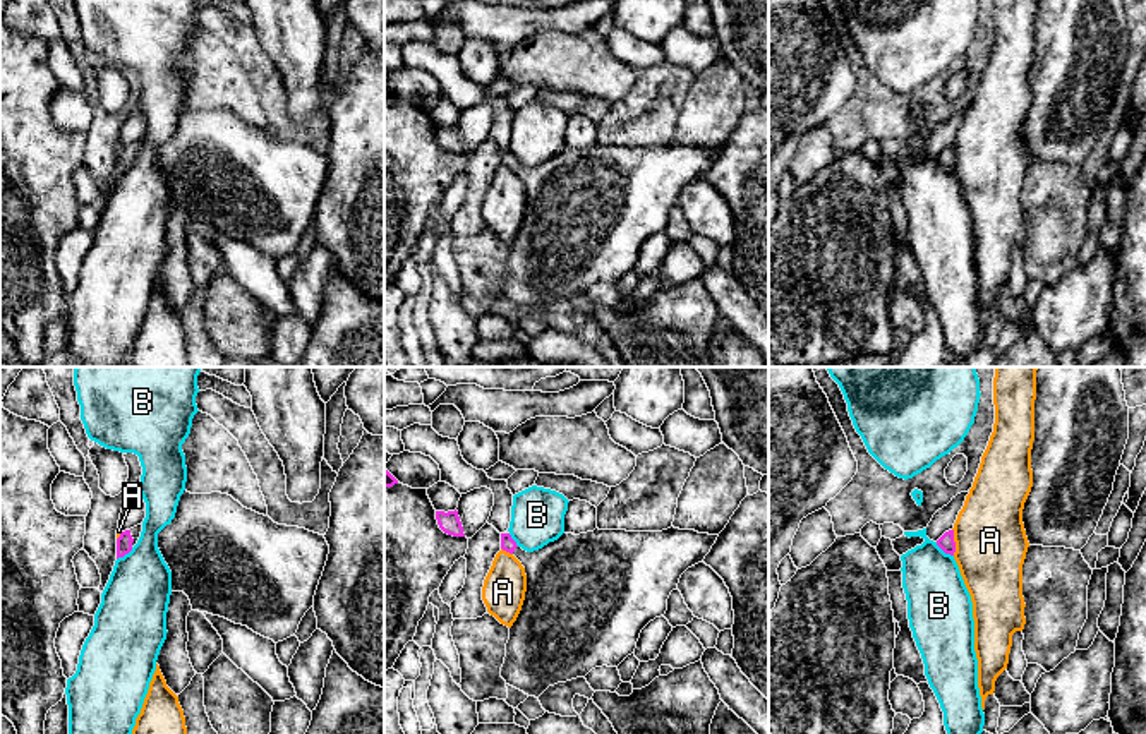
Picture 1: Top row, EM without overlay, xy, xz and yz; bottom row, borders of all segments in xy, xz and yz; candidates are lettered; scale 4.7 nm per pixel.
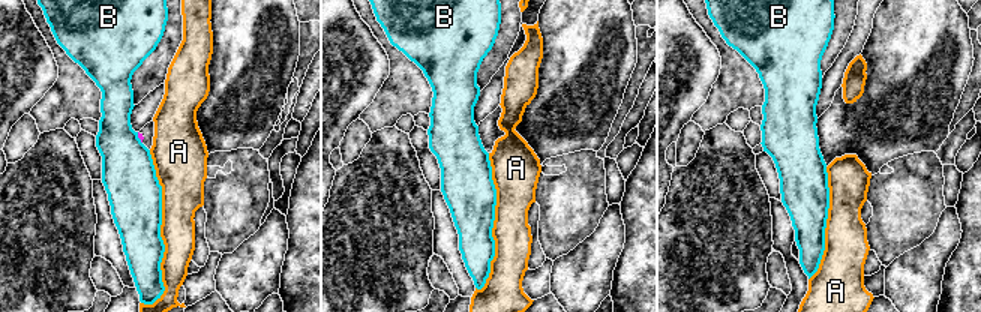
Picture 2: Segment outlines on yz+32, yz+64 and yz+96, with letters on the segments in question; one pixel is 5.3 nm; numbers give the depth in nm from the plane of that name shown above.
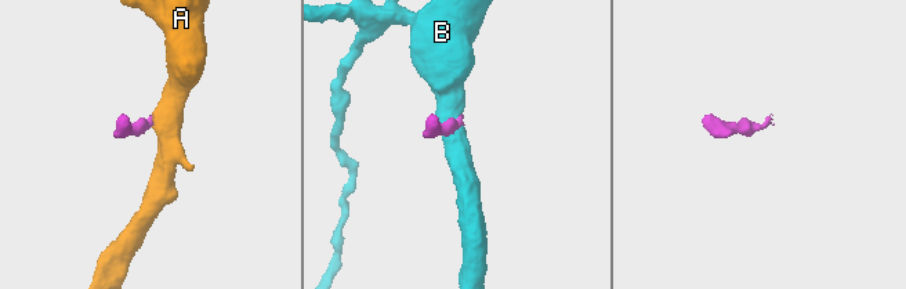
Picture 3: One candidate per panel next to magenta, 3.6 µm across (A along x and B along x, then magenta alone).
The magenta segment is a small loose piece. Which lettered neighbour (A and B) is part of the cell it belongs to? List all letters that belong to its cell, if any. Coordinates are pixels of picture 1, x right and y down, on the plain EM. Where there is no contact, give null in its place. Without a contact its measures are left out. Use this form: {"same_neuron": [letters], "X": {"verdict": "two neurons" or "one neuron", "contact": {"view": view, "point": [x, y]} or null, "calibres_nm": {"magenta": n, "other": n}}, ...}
{"same_neuron": [], "A": {"verdict": "two neurons", "contact": {"view": "yz", "point": [954, 158]}, "calibres_nm": {"magenta": 80, "other": 340}}, "B": {"verdict": "two neurons", "contact": {"view": "yz", "point": [944, 167]}, "calibres_nm": {"magenta": 80, "other": 300}}}

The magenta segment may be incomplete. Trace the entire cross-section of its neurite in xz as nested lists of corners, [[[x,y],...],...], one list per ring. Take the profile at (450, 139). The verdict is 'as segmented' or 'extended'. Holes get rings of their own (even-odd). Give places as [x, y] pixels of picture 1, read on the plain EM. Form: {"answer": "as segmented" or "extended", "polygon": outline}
{"answer": "as segmented", "polygon": [[[436,127],[439,144],[453,153],[465,153],[458,127]]]}

